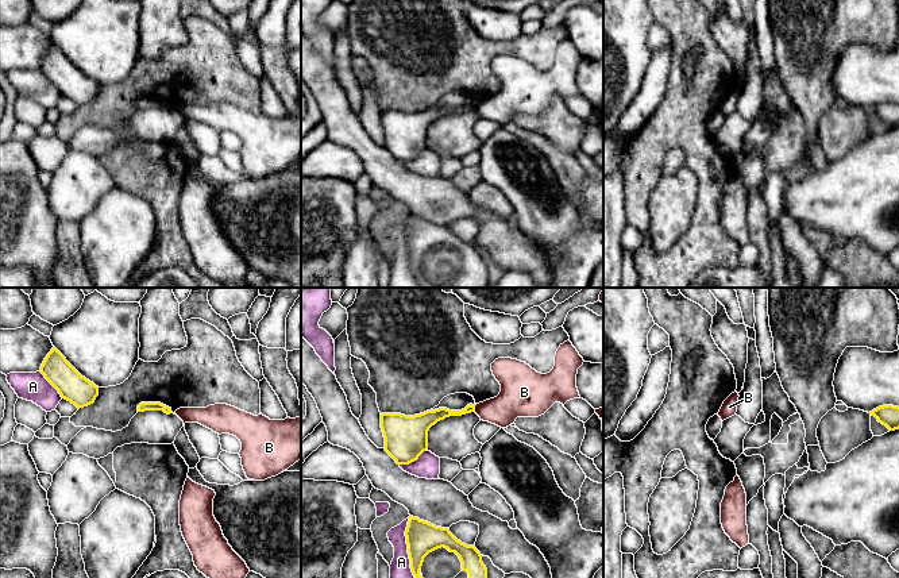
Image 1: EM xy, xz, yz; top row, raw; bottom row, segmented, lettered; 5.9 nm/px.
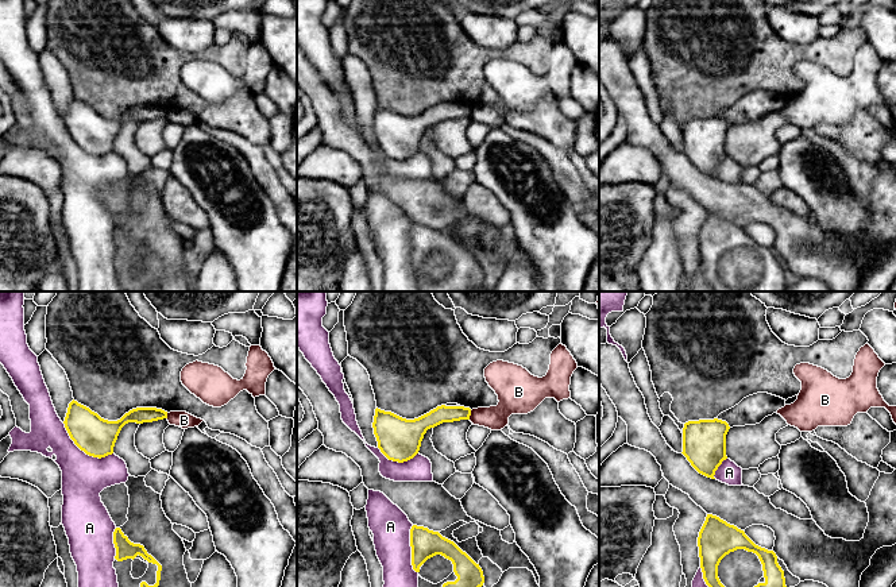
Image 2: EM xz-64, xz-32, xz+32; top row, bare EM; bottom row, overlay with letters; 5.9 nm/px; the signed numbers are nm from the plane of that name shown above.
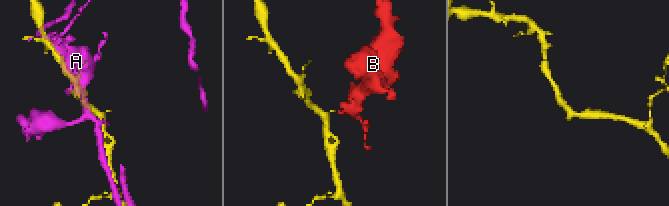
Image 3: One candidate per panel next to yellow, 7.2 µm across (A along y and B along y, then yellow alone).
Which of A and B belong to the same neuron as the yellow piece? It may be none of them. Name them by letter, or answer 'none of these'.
none of these

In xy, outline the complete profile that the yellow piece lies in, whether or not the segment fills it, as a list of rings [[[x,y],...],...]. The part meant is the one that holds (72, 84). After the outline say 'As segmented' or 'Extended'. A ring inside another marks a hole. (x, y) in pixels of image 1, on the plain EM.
[[[55,45],[47,51],[39,69],[62,96],[78,107],[93,101],[99,93],[99,84],[82,74]]]. As segmented

